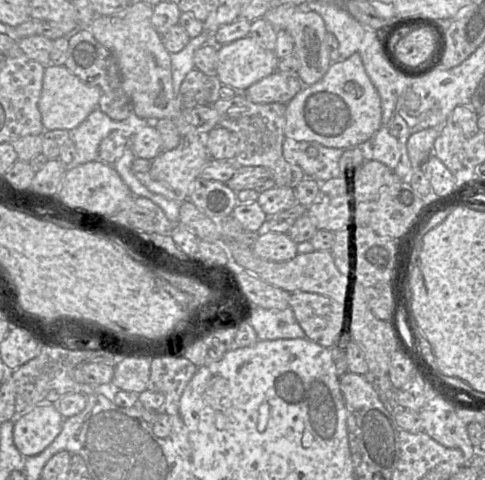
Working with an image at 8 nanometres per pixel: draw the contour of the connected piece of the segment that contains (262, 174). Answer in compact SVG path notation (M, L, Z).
M236 166L234 175L226 185L235 193L241 190L255 190L261 193L276 187L273 173L258 166Z

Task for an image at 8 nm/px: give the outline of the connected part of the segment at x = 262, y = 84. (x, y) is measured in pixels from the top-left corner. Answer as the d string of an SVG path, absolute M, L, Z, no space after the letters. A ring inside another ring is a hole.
M275 71L252 84L243 94L256 104L287 104L303 87L298 74L282 74Z

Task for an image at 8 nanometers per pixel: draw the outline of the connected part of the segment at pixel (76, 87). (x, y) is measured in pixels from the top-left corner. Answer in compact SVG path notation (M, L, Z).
M48 65L45 68L43 86L38 109L45 131L73 130L78 127L94 110L98 109L101 90L89 86L70 72L64 65Z

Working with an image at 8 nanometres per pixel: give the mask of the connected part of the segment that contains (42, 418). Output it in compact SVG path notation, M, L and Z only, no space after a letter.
M53 404L36 406L14 424L16 448L24 457L41 453L60 434L64 420Z

